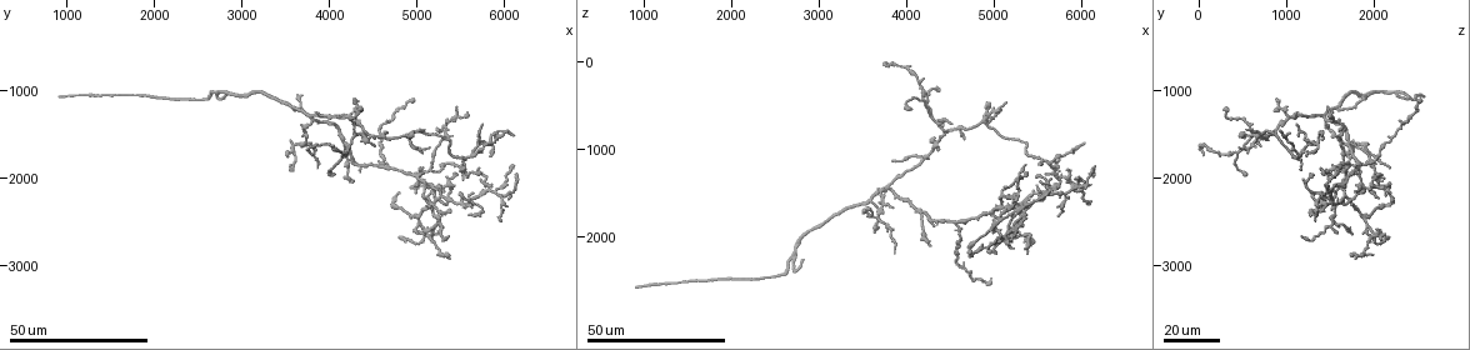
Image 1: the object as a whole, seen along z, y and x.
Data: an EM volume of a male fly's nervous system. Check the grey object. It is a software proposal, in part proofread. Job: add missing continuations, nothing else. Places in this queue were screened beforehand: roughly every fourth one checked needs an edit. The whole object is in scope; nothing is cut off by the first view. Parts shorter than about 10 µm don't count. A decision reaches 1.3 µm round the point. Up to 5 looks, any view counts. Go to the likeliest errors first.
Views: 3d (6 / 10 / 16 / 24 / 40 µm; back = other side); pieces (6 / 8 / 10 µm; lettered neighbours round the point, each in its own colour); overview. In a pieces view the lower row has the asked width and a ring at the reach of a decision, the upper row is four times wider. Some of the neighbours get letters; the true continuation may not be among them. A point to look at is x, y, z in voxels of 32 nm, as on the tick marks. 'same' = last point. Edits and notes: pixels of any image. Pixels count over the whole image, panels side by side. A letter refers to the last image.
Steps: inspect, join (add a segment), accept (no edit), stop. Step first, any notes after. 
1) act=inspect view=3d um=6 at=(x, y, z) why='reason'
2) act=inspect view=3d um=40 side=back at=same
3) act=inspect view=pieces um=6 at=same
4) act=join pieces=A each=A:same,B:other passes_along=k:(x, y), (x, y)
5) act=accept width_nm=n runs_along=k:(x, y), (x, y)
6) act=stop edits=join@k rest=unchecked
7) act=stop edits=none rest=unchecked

act=inspect view=3d um=24 at=(2800, 1050, 2250) why='free end'

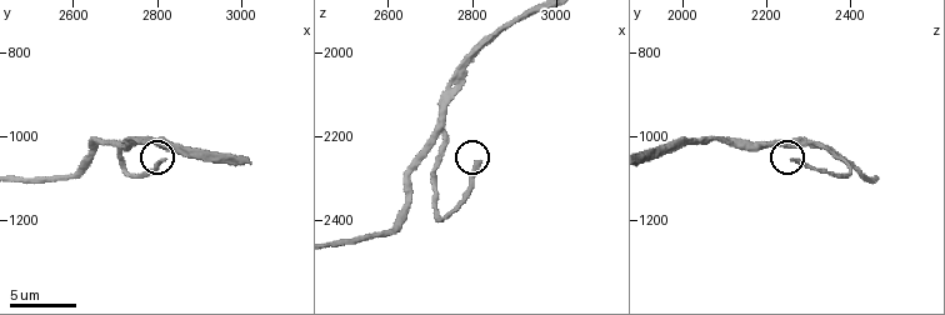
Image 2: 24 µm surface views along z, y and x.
act=inspect view=pieces um=8 at=(2815, 1050, 2270)

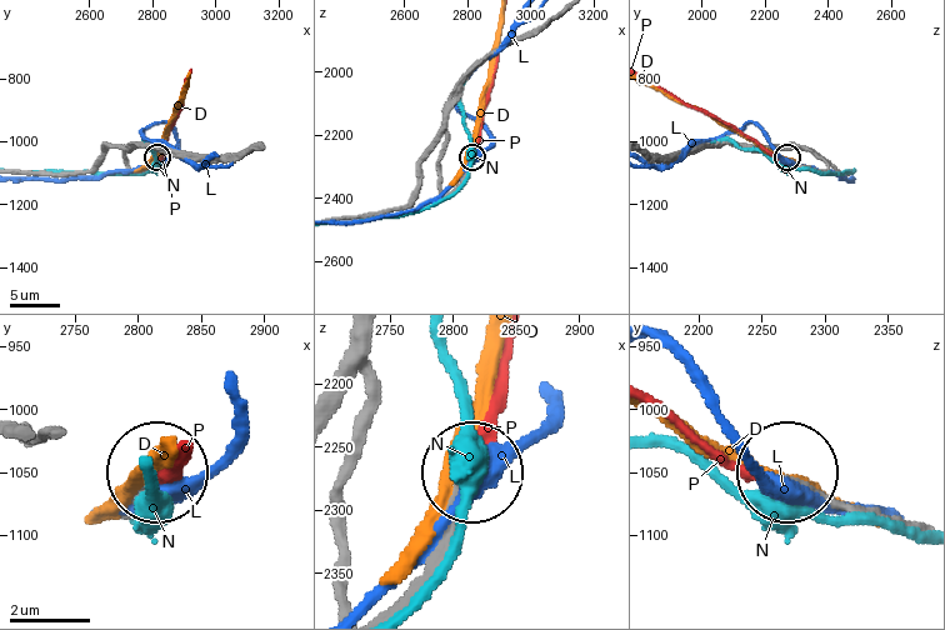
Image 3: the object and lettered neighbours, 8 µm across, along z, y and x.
act=join pieces=P each=D:other,L:other,N:other,P:same passes_along=3:(810, 168), (769, 154), (650, 84) found='the neuron continues'

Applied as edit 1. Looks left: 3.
act=inspect view=overview

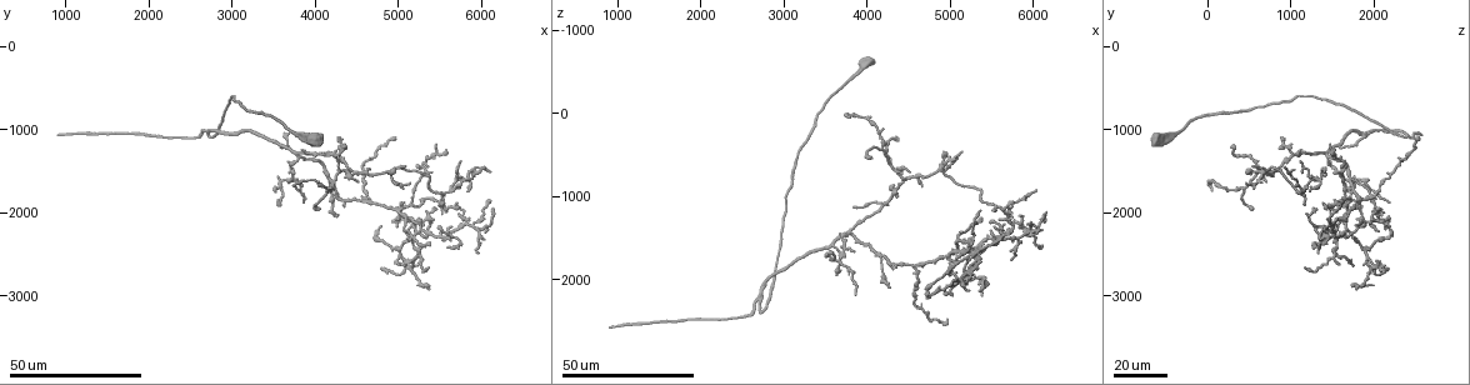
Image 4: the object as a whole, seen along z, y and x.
act=inspect view=3d um=40 at=(6100, 1500, 1400) why='an open end'

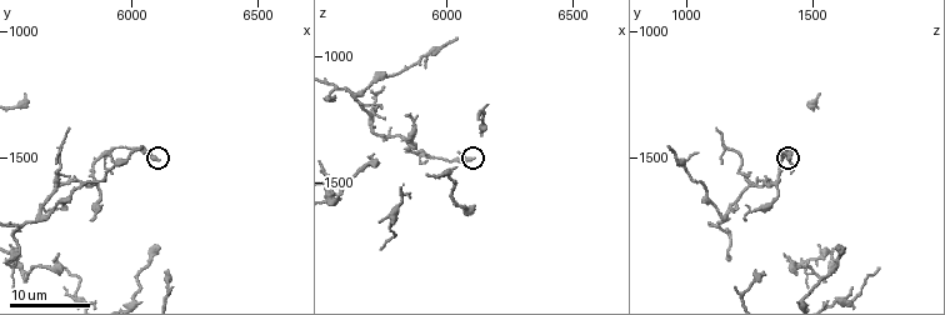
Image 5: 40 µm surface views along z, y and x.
act=inspect view=pieces um=10 at=(6100, 1500, 1400)

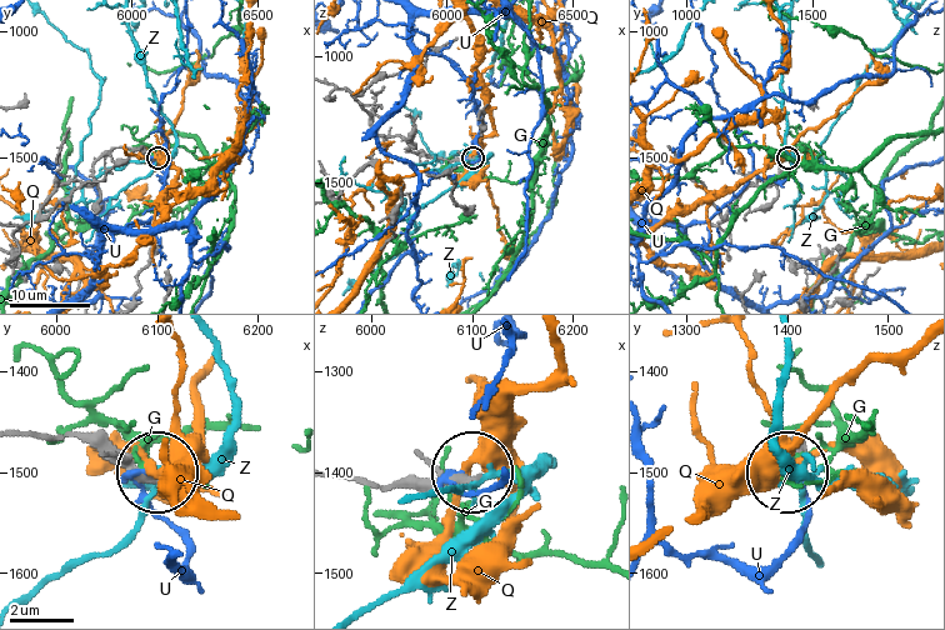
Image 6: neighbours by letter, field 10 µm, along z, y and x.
act=accept width_nm=260 each=G:other,Q:other,U:other,Z:other runs_along=6:(339, 476), (379, 484), (465, 479) found='none of them fits'

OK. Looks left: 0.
act=stop edits=join@3 rest=unchecked

